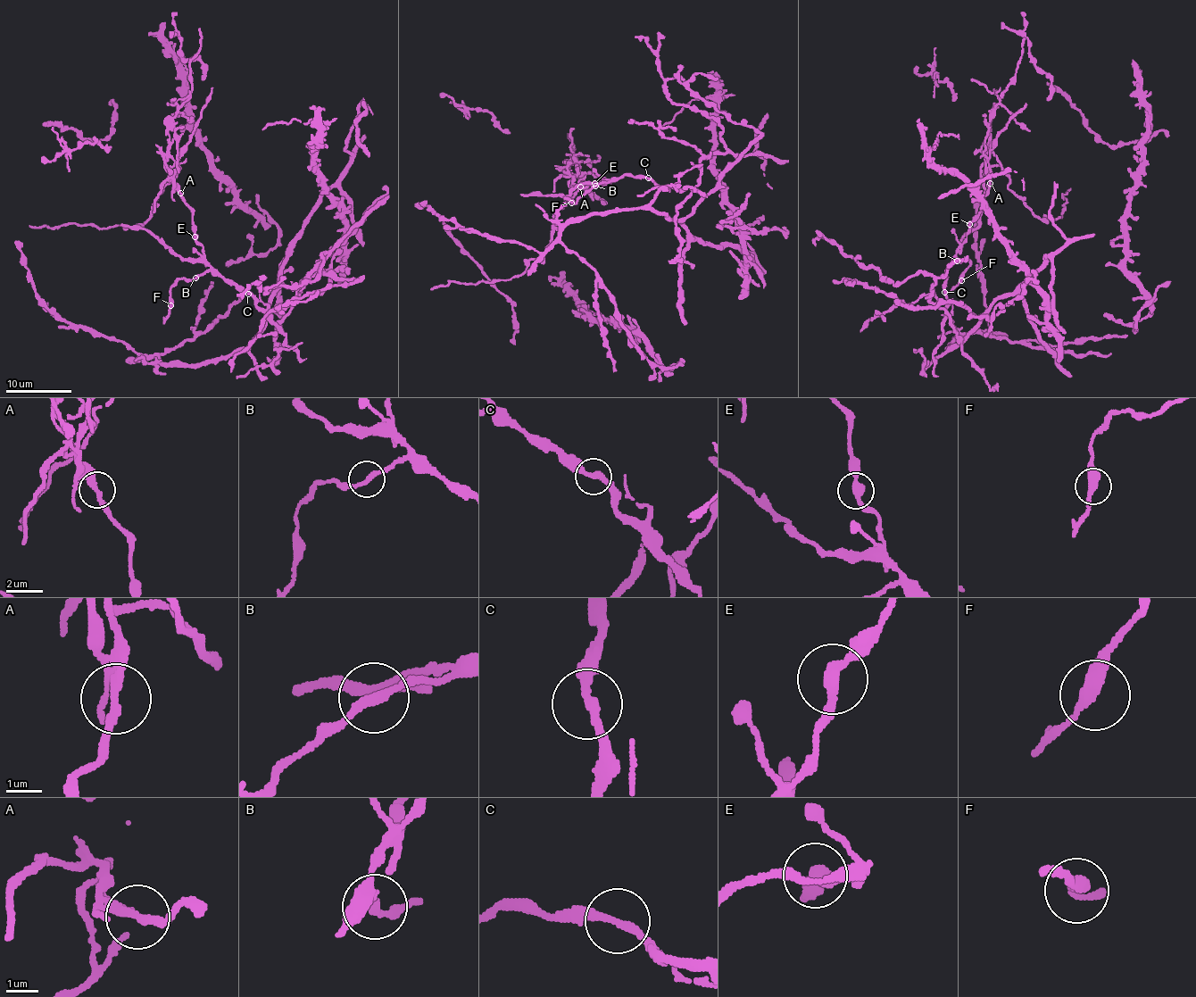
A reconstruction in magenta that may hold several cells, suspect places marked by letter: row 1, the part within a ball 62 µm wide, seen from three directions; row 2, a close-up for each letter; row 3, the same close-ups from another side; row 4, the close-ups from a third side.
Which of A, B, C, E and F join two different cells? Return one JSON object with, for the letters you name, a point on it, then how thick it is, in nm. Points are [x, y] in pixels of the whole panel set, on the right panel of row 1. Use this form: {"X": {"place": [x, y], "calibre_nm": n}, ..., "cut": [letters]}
{"A": {"place": [990, 183], "calibre_nm": 240}, "cut": ["A"]}

